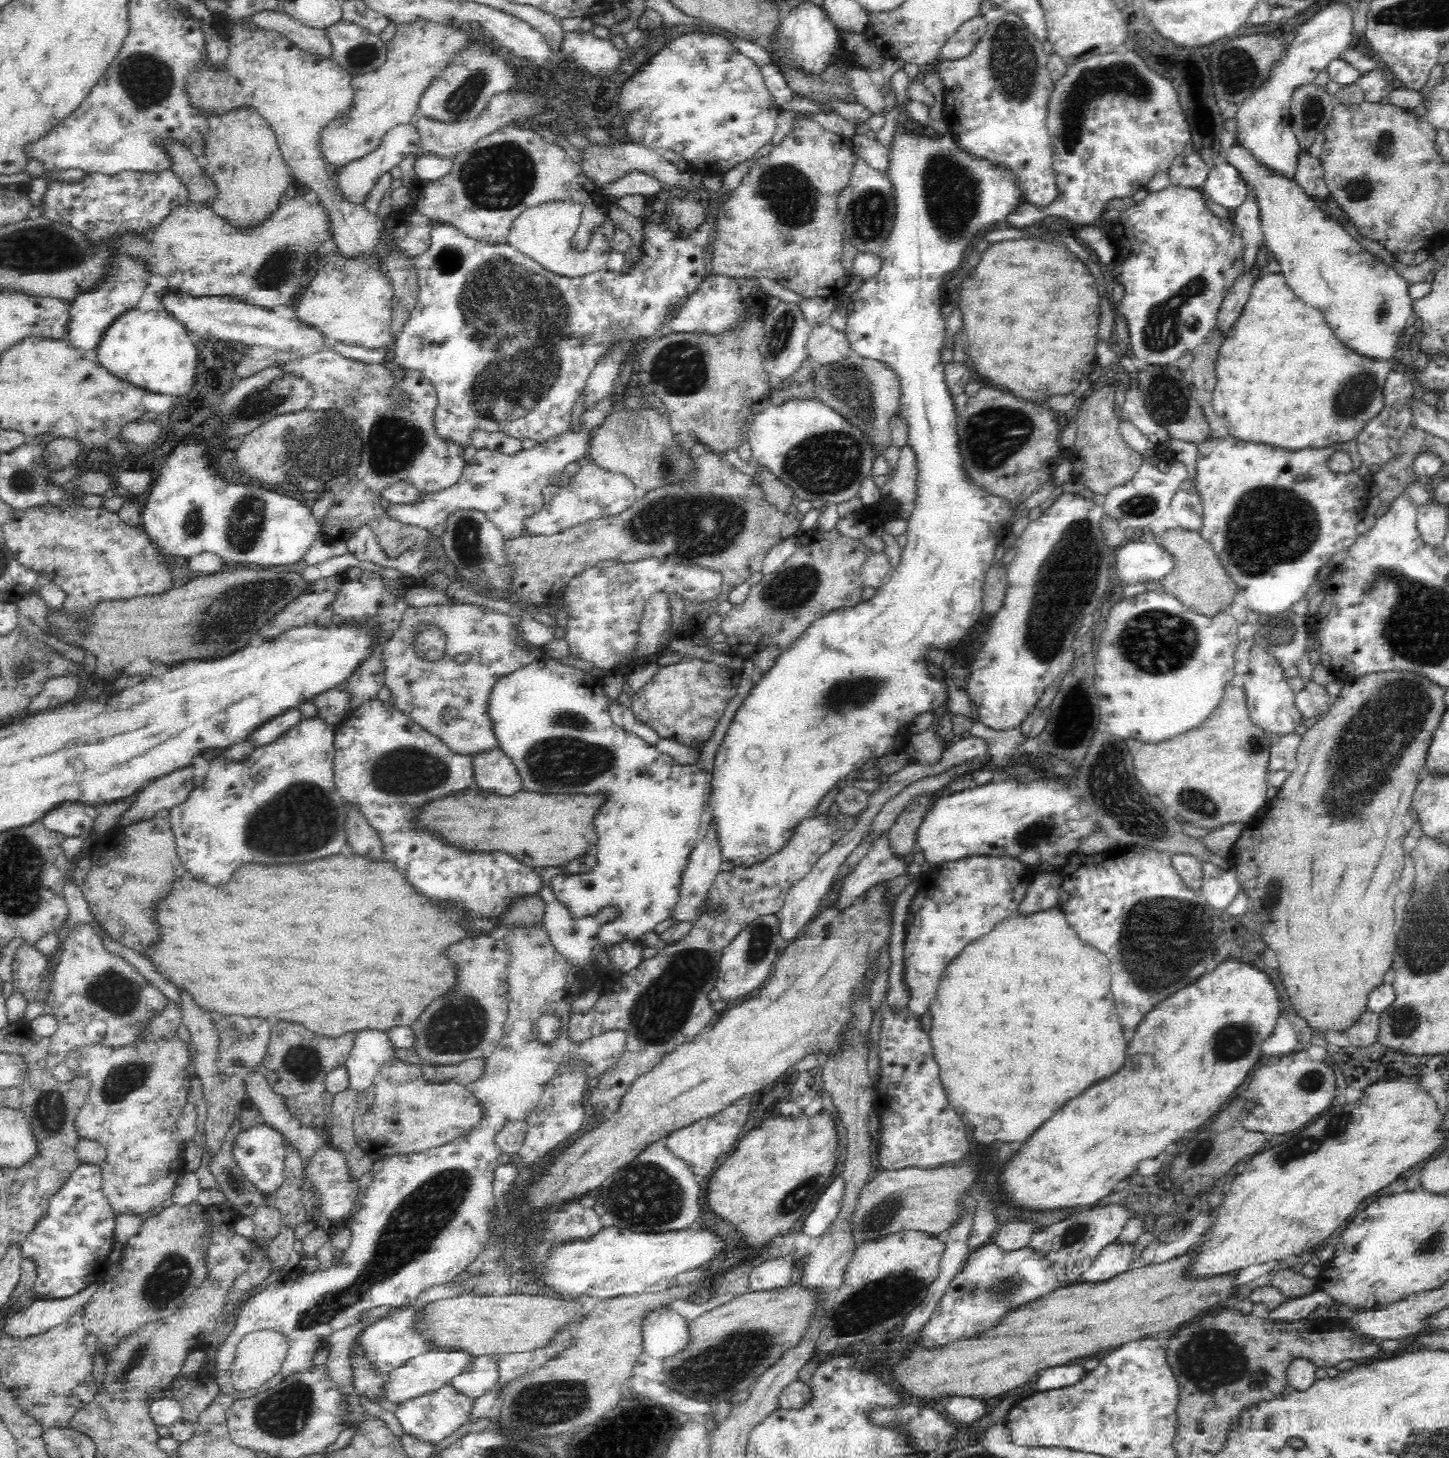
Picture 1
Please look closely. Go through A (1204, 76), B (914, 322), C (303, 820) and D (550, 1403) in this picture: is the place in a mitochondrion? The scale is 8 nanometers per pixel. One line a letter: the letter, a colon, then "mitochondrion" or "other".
A: other
B: other
C: mitochondrion
D: mitochondrion

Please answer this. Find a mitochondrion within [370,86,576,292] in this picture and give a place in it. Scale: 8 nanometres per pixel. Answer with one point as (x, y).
(499, 176)

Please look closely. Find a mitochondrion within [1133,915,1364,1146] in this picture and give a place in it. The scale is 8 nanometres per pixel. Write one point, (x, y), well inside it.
(1233, 1041)

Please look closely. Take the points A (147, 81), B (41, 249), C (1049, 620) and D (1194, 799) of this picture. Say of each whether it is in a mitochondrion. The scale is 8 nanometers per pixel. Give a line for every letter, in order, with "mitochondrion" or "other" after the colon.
A: mitochondrion
B: mitochondrion
C: mitochondrion
D: mitochondrion

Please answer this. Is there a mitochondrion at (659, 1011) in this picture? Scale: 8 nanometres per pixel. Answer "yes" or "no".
yes

